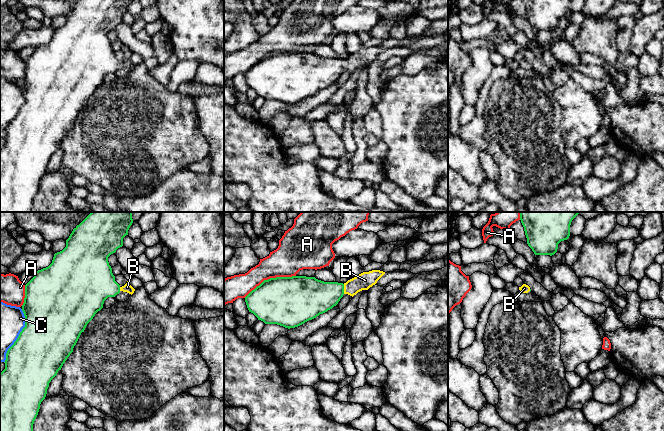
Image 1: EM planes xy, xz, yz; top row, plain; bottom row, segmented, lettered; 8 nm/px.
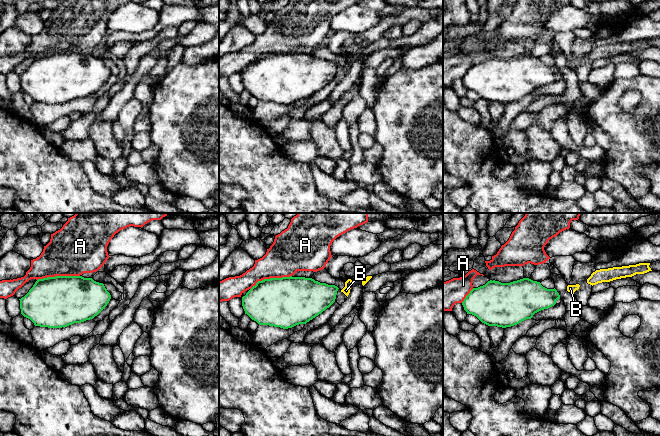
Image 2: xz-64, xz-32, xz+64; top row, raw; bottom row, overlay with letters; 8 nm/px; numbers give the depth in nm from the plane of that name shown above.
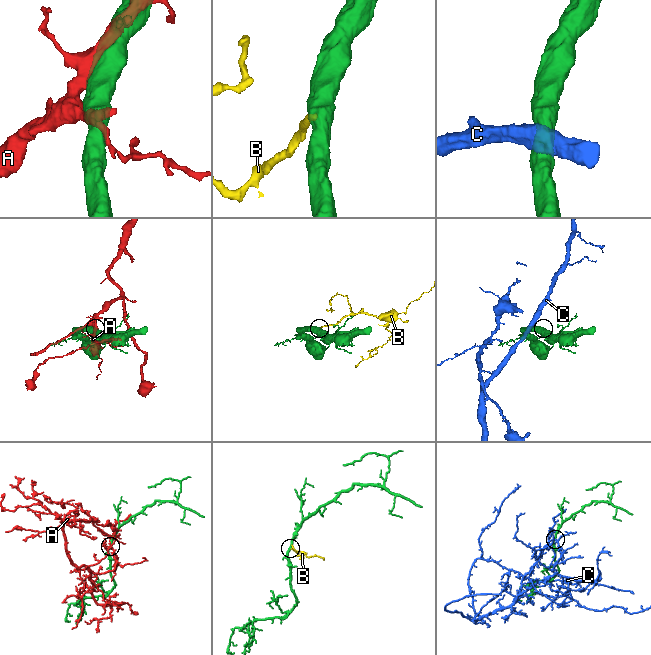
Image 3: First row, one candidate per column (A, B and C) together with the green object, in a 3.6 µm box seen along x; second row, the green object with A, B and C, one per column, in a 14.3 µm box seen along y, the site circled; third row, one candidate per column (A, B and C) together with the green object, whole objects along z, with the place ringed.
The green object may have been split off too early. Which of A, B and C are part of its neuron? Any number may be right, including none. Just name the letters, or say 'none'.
B

